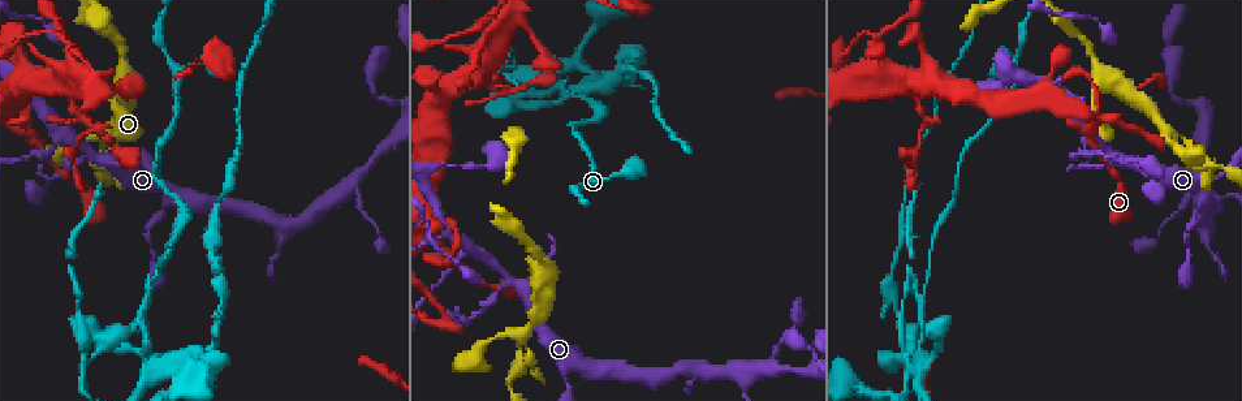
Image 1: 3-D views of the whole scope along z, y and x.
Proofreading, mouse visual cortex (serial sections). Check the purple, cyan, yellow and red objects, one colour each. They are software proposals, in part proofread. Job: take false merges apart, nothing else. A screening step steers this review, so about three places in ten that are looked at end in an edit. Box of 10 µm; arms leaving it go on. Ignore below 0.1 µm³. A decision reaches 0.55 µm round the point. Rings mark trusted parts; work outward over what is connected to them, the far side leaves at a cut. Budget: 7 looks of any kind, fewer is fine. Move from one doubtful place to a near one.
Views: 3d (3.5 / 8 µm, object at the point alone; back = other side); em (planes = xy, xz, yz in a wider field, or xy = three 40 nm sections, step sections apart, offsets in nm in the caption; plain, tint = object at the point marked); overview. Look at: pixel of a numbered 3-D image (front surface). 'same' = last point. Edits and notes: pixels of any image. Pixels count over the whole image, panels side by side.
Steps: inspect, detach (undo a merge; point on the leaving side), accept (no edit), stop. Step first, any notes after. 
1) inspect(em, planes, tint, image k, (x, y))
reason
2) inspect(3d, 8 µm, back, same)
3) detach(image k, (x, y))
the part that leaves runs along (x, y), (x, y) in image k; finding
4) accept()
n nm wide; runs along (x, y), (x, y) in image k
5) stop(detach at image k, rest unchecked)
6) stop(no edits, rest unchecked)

inspect(3d, 3.5 µm, back, image 1, (509, 280))
three arms meet

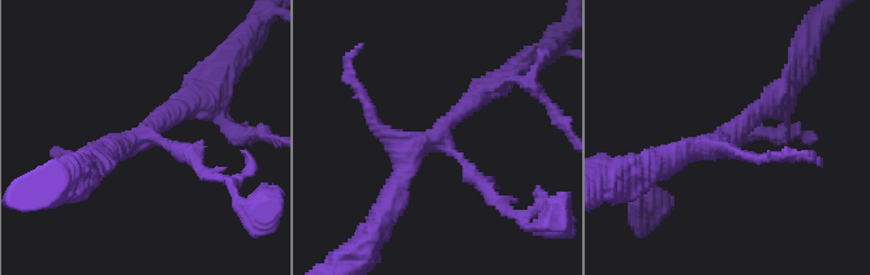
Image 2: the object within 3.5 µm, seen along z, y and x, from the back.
inspect(em, xy, step 5, tint, image 2, (140, 137))

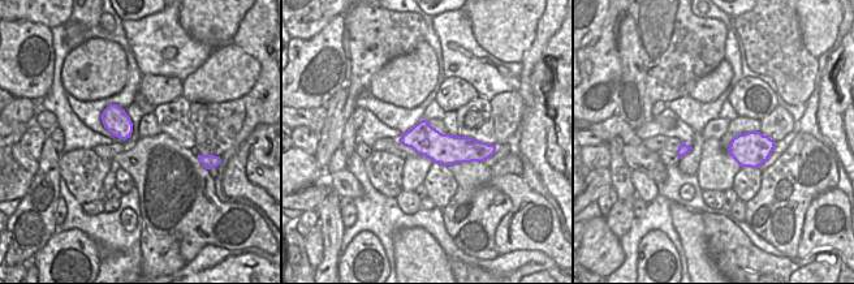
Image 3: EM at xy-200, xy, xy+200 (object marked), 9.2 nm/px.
accept()
runs along (391, 197), (406, 154), (494, 84) in image 2; one cell here

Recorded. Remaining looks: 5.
inspect(3d, 8 µm, image 1, (141, 321))
branch point

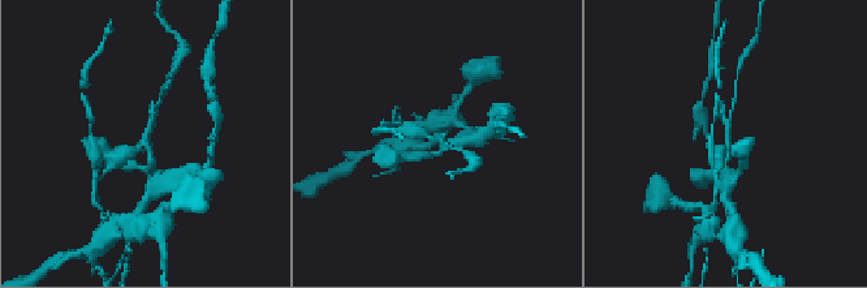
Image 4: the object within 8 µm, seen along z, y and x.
inspect(3d, 3.5 µm, same)
zoom in

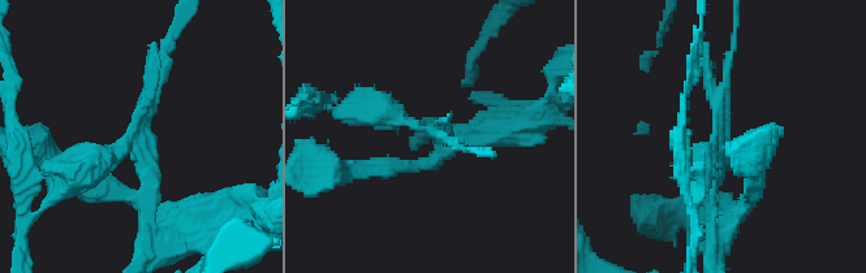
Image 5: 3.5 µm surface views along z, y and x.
detach(image 5, (386, 103))
arms of 100, 150, 350 nm; two cells meet here

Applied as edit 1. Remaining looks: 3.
inspect(3d, 3.5 µm, image 1, (451, 233))
thin arm on a thick one

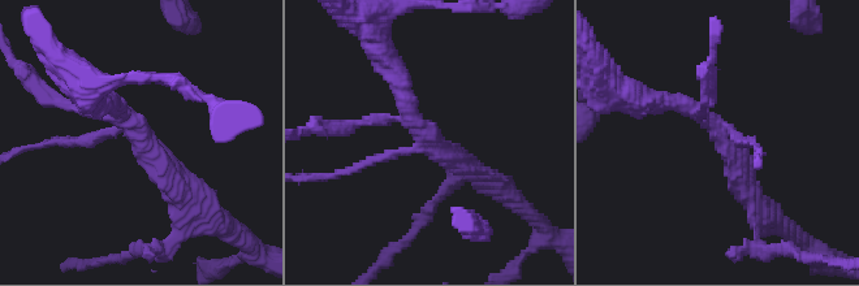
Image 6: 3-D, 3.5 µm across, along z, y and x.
inspect(em, xy, step 3, tint, image 6, (429, 140))
4 arms; arms of 100, 150, 250, 300 nm; shape alone is not enough

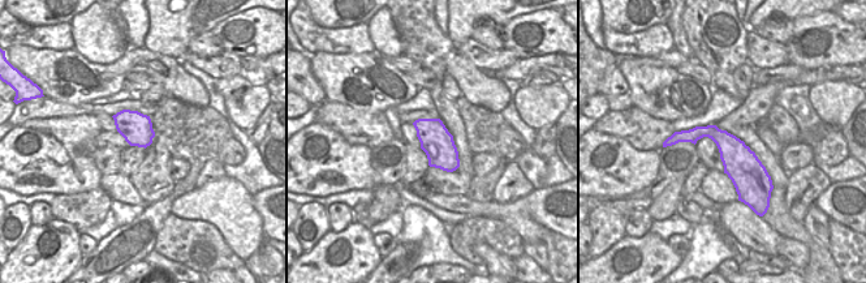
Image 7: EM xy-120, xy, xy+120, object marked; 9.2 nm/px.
inspect(em, xy, step 5, tint, same)

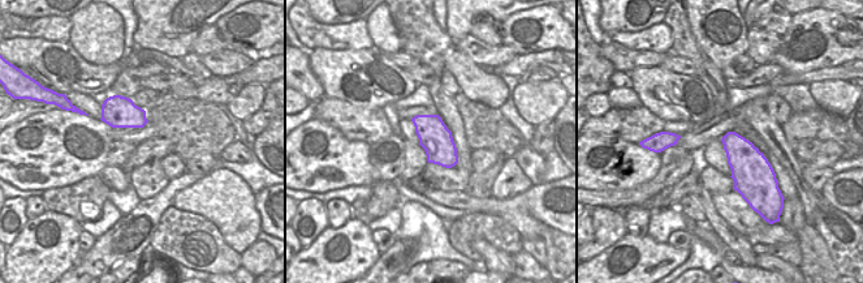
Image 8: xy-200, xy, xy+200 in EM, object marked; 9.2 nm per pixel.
accept()
runs along (755, 202), (712, 121), (659, 102) in image 6; continuous, no second cell

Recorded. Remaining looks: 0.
stop(detach at image 5, rest unchecked)

